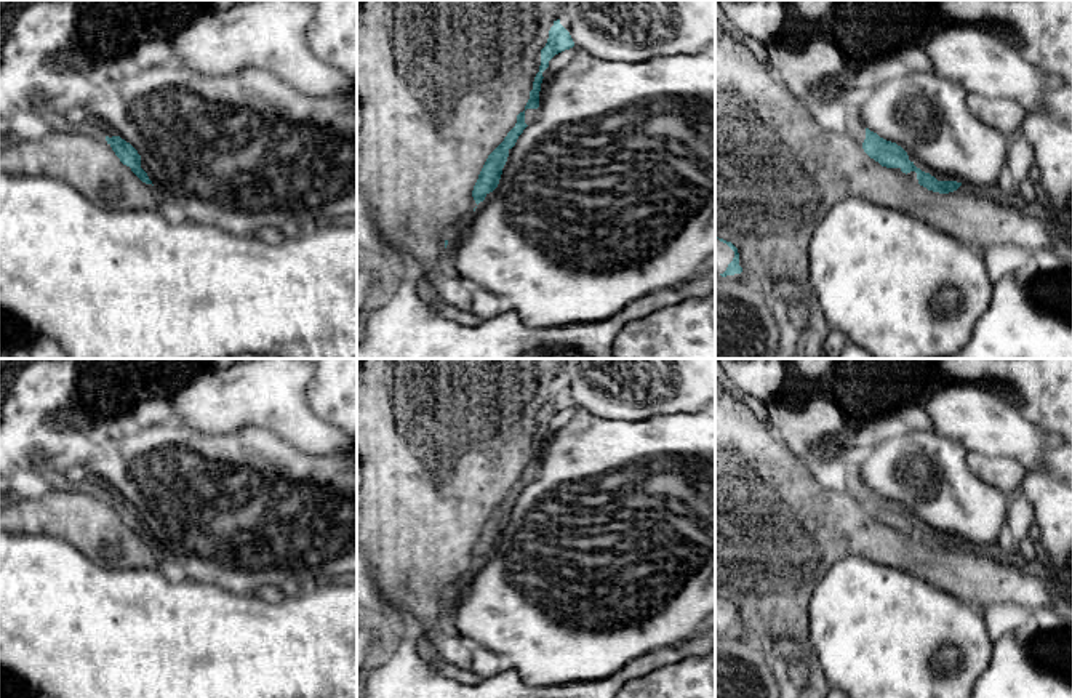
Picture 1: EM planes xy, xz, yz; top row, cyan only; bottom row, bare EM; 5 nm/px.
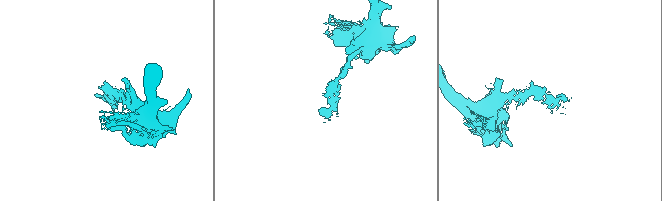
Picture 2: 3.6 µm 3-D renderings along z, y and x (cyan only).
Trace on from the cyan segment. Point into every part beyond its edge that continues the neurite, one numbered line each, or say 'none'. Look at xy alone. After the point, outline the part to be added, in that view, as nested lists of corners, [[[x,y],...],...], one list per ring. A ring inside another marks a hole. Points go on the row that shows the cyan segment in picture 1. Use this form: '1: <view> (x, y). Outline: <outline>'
none

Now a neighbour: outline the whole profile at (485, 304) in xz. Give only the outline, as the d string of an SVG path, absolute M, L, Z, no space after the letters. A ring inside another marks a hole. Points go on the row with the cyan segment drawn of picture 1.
M483 288L470 293L469 312L480 317L482 320L491 319L506 307L506 301L491 291Z

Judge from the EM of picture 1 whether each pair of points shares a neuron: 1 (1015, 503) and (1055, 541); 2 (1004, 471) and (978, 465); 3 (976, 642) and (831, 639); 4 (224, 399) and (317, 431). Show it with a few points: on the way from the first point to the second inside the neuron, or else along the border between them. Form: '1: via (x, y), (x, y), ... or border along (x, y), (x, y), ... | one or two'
1: border along (1018, 492), (1031, 505), (1034, 521) | two
2: via (997, 471), (984, 466) | one
3: via (940, 641), (868, 639) | one
4: via (247, 399), (272, 399), (295, 421) | one

